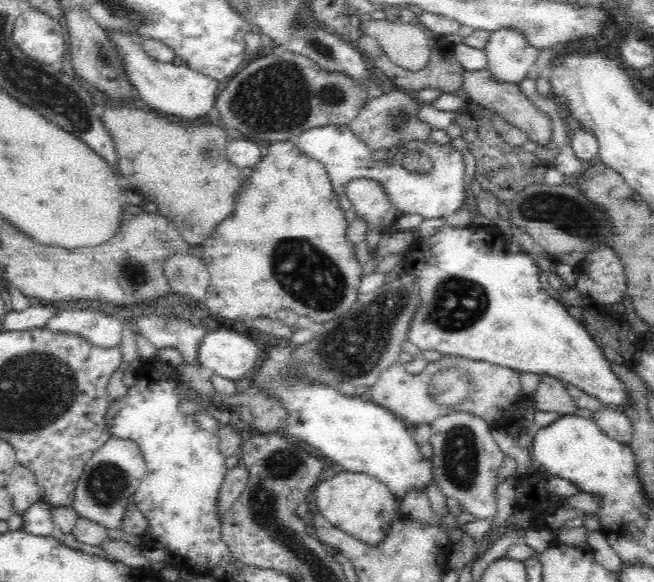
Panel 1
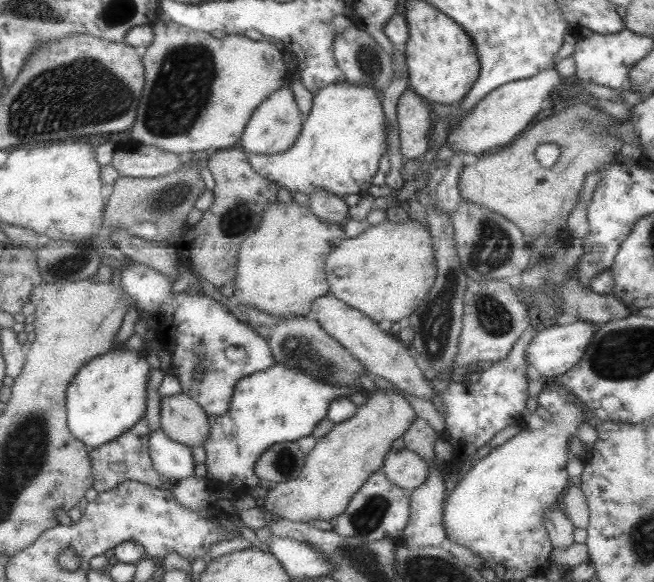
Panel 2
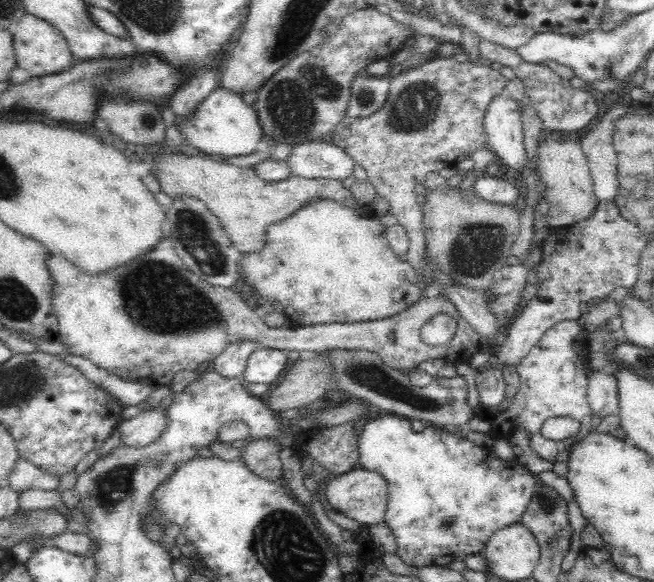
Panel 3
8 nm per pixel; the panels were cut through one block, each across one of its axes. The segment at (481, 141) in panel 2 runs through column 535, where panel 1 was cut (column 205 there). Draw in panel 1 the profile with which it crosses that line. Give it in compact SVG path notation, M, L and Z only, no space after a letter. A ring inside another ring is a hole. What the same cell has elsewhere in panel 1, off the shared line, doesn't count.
M107 31L107 34L111 36L113 46L121 53L129 82L136 88L144 104L158 110L160 114L166 114L167 117L177 116L186 123L194 123L194 120L208 116L208 112L215 107L219 85L217 80L192 70L188 65L175 66L148 57L148 54L142 50L142 38L136 34L116 31Z

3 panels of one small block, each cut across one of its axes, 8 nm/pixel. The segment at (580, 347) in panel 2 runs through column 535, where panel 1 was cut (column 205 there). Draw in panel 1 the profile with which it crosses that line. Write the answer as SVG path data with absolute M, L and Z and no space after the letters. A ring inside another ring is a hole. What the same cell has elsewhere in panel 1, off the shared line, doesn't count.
M219 328L215 331L209 331L200 346L198 346L197 356L198 364L212 370L213 374L220 375L230 380L240 380L246 376L252 376L250 370L256 368L260 362L260 347L256 345L254 336L238 334L234 330Z

